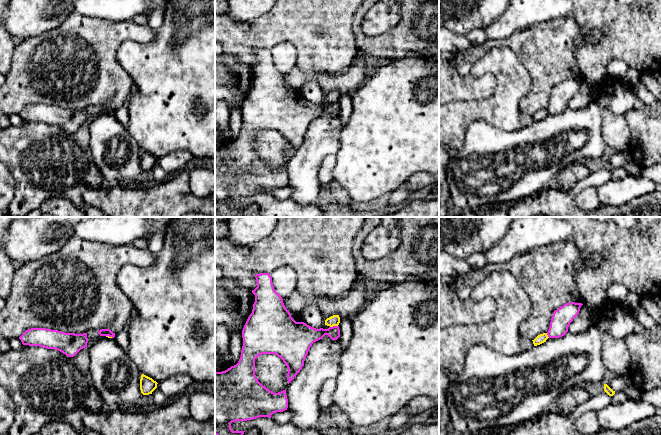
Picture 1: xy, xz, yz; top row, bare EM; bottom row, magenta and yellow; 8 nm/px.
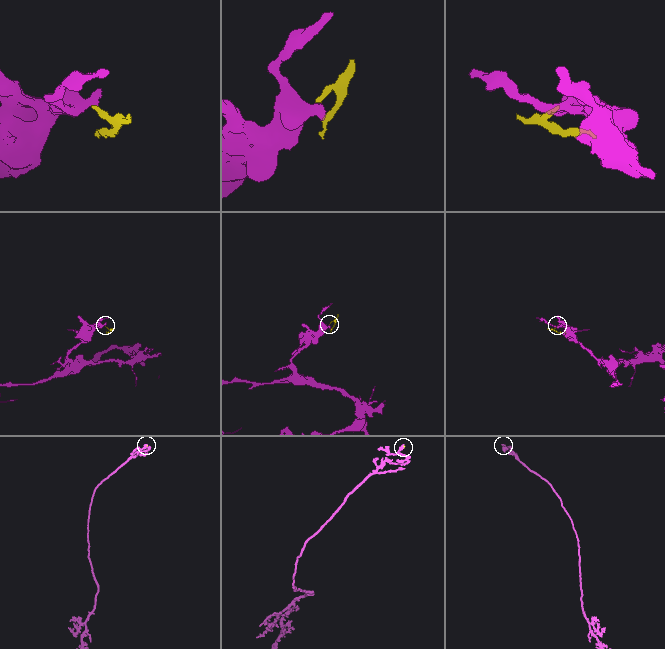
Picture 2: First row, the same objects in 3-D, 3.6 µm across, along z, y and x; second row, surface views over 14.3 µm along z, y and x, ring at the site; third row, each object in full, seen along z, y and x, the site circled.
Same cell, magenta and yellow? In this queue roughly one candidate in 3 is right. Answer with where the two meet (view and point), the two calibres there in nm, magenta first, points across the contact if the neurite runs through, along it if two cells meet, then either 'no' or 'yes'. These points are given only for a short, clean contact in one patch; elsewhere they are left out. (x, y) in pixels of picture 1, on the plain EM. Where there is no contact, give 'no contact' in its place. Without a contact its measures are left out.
meets magenta in xz at (333, 102); 180 nm thick on the magenta side, 90 nm on the other; border along xz (337, 101), (330, 103); no

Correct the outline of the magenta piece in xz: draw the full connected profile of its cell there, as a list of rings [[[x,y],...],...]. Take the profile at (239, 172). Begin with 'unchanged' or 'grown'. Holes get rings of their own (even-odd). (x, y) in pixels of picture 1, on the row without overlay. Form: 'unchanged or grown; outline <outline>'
unchanged; outline [[[269,49],[255,51],[257,63],[252,89],[242,106],[243,122],[238,139],[225,147],[215,148],[215,211],[220,217],[241,217],[245,207],[233,207],[231,199],[253,196],[259,193],[271,194],[276,188],[288,184],[286,165],[274,169],[263,162],[255,151],[255,135],[262,130],[275,130],[288,144],[288,160],[304,142],[305,134],[312,120],[325,111],[332,116],[340,113],[339,102],[316,105],[304,98],[296,98],[286,85],[282,73],[275,67]]]

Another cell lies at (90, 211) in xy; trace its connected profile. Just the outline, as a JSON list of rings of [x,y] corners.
[[[29,121],[0,129],[0,161],[10,170],[15,185],[14,196],[8,206],[9,217],[25,216],[52,197],[72,201],[86,217],[107,217],[83,200],[88,190],[103,187],[103,176],[91,154],[88,123],[74,133],[56,125]]]

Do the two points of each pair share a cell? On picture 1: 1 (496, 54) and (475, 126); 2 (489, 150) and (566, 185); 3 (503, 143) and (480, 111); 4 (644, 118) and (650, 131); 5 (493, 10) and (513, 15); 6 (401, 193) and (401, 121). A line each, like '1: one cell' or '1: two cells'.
1: two cells
2: two cells
3: two cells
4: one cell
5: two cells
6: two cells

